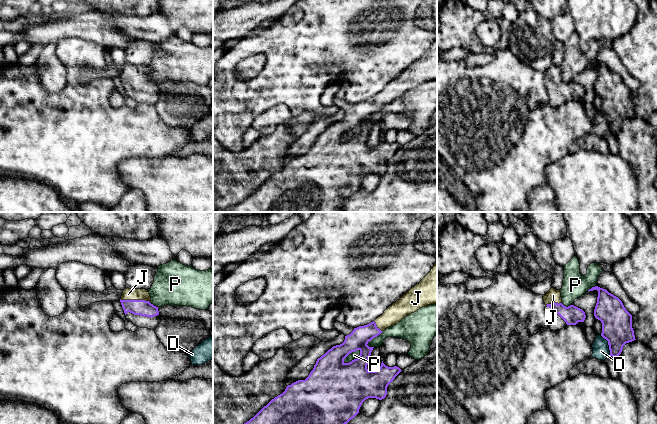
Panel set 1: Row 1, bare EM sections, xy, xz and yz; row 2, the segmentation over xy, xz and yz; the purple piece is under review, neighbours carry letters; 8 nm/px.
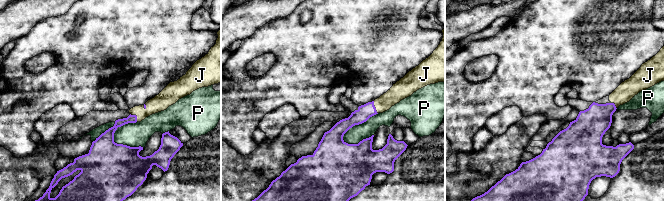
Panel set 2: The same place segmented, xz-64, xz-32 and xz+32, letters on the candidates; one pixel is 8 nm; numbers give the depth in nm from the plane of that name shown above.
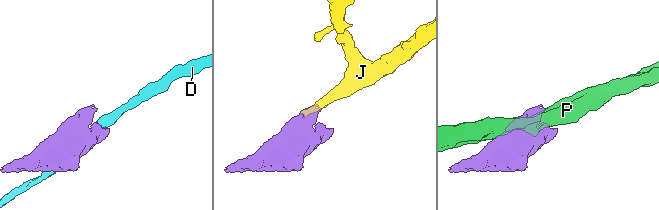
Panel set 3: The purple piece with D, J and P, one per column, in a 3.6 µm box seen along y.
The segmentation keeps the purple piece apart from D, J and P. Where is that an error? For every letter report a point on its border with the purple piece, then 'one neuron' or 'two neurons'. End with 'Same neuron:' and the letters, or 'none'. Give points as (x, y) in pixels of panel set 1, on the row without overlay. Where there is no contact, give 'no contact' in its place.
D: meets purple in yz at (608, 120); two neurons
J: meets purple in xy at (135, 76); one neuron
P: meets purple in xz at (350, 128); two neurons
Same neuron: J

